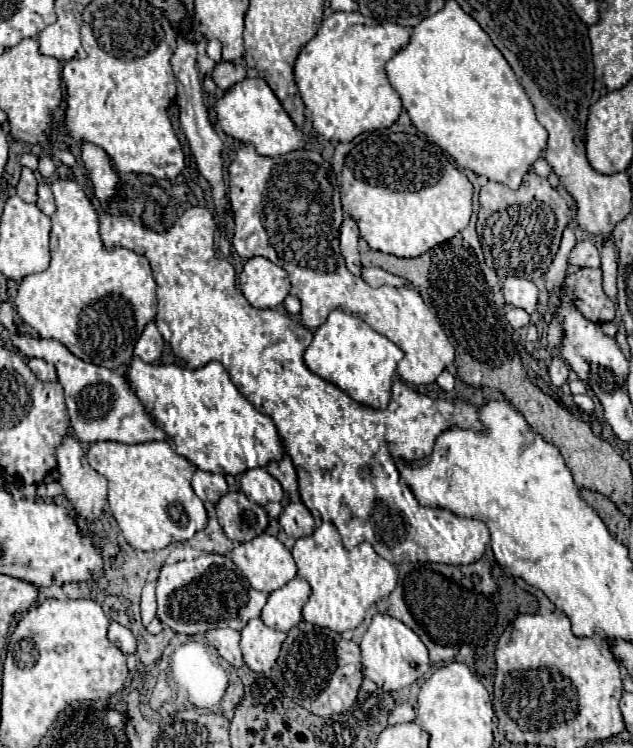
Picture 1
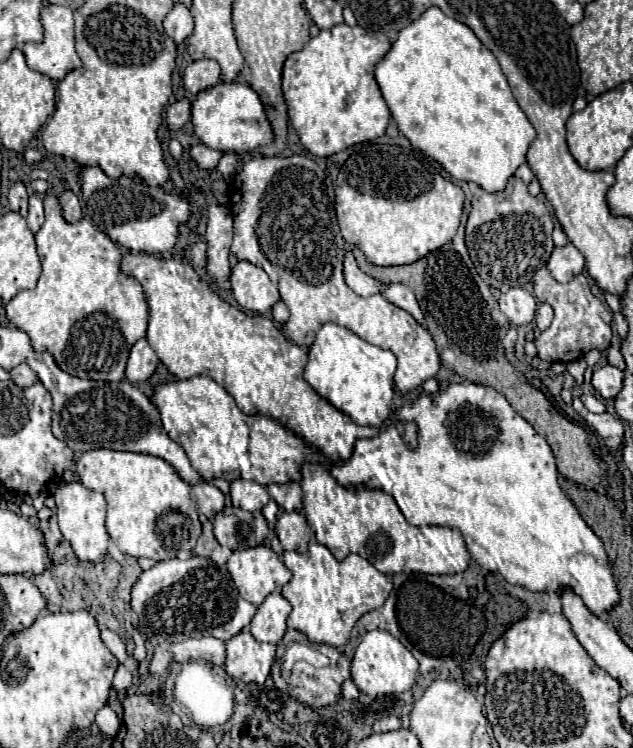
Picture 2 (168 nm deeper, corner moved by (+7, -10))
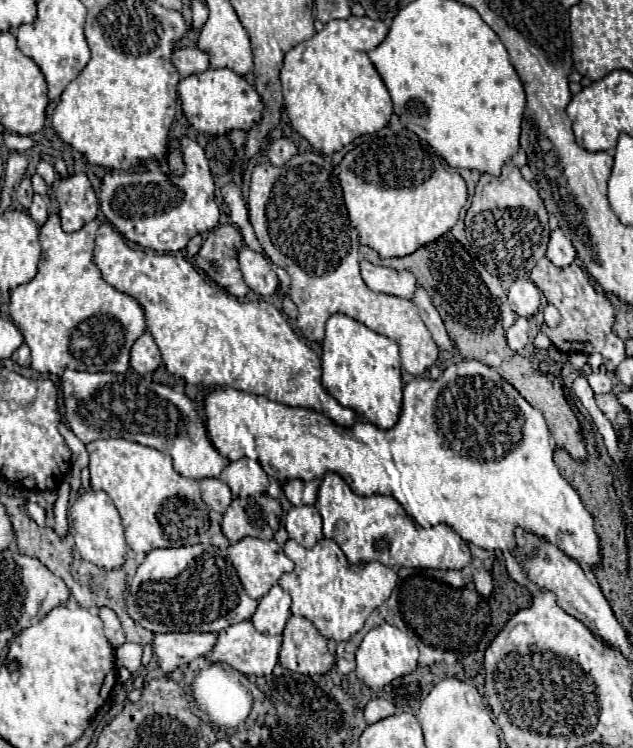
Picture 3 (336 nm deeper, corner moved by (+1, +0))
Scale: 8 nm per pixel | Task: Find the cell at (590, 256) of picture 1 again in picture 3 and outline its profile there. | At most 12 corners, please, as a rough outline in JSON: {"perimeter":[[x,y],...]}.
{"perimeter":[[552,231],[546,257],[556,267],[576,259],[570,237]]}

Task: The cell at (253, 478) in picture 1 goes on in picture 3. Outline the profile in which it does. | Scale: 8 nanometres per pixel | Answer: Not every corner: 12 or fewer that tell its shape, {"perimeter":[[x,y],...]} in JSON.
{"perimeter":[[246,457],[230,463],[220,479],[238,497],[266,493],[270,477],[252,473]]}

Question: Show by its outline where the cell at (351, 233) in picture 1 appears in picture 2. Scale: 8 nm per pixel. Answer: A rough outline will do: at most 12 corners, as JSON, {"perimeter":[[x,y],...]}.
{"perimeter":[[354,255],[344,257],[348,287],[370,297],[384,291],[384,283],[362,273]]}

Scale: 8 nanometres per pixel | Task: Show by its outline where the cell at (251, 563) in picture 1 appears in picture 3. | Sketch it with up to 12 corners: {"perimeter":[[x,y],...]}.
{"perimeter":[[246,537],[228,559],[252,599],[294,563],[274,539]]}

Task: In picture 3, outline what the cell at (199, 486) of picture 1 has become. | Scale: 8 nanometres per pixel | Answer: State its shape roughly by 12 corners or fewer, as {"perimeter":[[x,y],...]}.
{"perimeter":[[200,479],[202,501],[224,513],[232,501],[220,479]]}

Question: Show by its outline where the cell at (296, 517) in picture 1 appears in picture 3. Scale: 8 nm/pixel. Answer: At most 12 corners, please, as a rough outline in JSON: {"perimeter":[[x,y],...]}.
{"perimeter":[[314,505],[292,507],[286,515],[290,539],[306,549],[322,539]]}

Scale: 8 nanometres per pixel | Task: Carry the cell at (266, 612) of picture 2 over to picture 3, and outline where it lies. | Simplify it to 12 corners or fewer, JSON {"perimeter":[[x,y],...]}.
{"perimeter":[[274,585],[250,621],[260,633],[282,635],[290,595]]}

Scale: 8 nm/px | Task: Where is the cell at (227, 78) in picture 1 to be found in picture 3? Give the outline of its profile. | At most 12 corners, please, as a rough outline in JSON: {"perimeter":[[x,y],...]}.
{"perimeter":[[174,49],[172,63],[182,77],[210,69],[200,49]]}

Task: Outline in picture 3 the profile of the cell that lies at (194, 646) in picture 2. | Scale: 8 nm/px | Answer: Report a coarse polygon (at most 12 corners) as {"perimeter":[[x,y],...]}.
{"perimeter":[[216,633],[154,635],[164,673],[208,655]]}

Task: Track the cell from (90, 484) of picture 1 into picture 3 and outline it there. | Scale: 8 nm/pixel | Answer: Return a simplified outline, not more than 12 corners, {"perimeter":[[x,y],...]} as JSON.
{"perimeter":[[104,491],[70,507],[80,555],[104,569],[124,565],[120,515]]}

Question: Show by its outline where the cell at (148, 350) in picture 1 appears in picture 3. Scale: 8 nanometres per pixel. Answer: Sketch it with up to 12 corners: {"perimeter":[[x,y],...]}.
{"perimeter":[[150,333],[136,339],[130,367],[154,373],[162,363]]}

